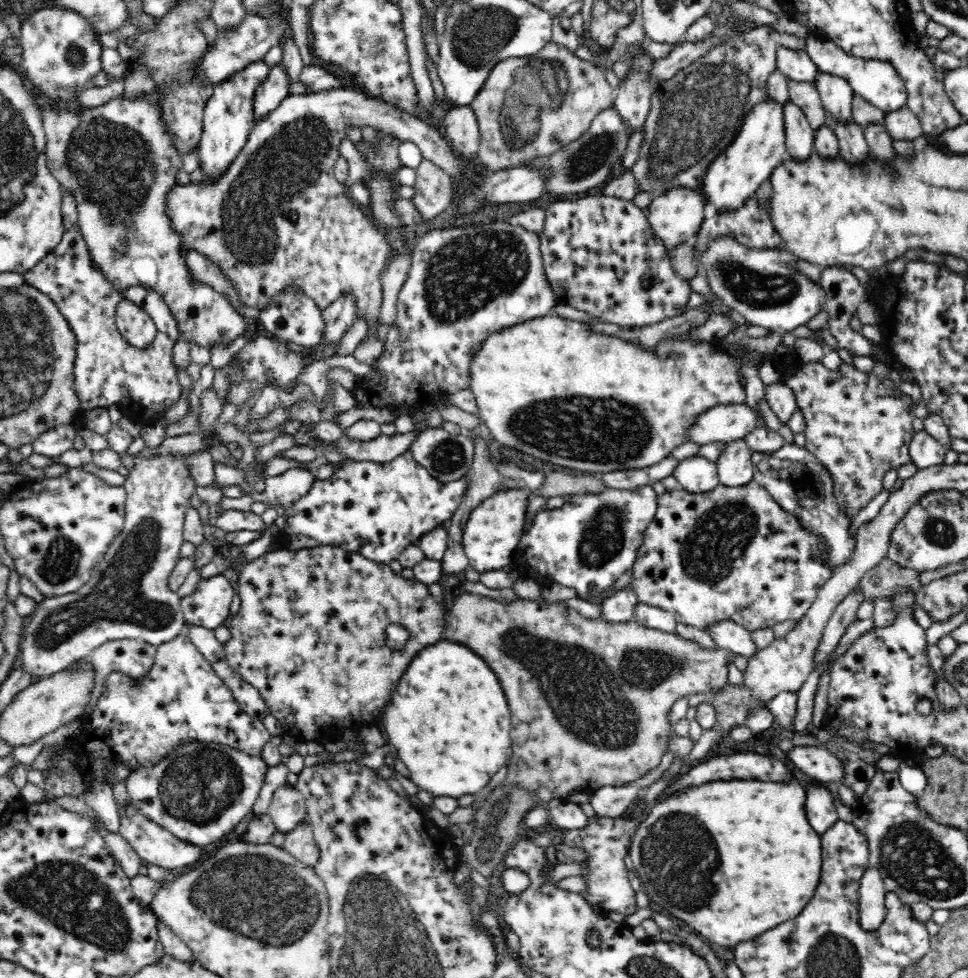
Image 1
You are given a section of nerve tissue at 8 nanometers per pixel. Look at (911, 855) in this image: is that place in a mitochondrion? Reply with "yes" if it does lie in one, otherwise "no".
yes

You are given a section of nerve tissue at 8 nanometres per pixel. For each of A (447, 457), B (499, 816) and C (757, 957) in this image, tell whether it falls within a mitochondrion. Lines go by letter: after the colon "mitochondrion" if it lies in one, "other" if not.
A: mitochondrion
B: mitochondrion
C: other

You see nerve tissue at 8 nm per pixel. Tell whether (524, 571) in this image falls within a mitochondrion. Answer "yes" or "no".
no

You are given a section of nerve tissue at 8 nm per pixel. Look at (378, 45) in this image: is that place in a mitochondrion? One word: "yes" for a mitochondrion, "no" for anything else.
yes

